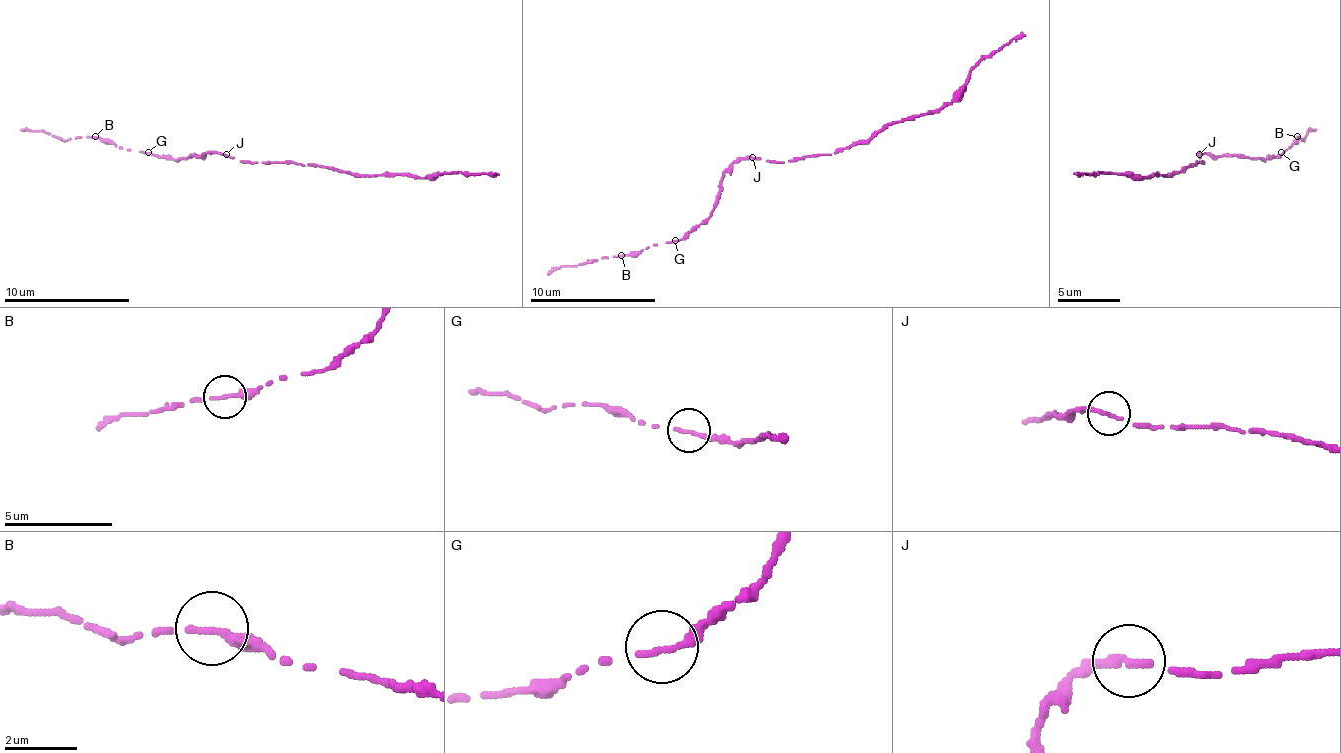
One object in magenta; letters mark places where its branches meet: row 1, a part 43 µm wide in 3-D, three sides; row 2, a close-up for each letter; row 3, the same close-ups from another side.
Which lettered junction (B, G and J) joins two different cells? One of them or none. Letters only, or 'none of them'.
none of them

